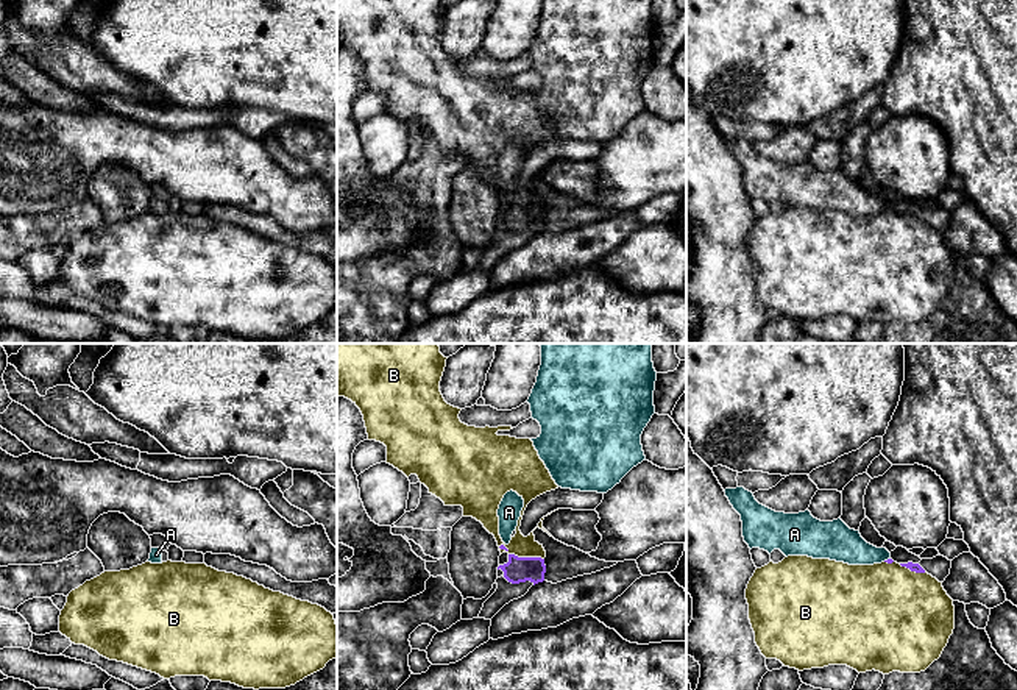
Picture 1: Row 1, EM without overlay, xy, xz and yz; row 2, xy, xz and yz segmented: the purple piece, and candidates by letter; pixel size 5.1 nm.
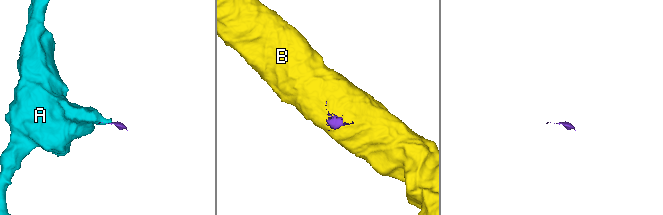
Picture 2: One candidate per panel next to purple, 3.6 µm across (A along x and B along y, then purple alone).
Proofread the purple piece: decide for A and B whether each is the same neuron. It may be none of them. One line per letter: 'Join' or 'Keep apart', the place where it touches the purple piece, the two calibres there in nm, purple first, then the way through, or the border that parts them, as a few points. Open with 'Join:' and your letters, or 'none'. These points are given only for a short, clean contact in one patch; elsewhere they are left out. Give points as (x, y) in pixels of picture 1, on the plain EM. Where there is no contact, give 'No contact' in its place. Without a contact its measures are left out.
Join: B
A: Keep apart. Touches purple at yz (888, 209). Thickness 30 nm (purple) against 180 nm. Boundary: yz (889, 208), (883, 211)
B: Join. Touches purple at xz (521, 208). Thickness 130 nm (purple) against 110 nm

